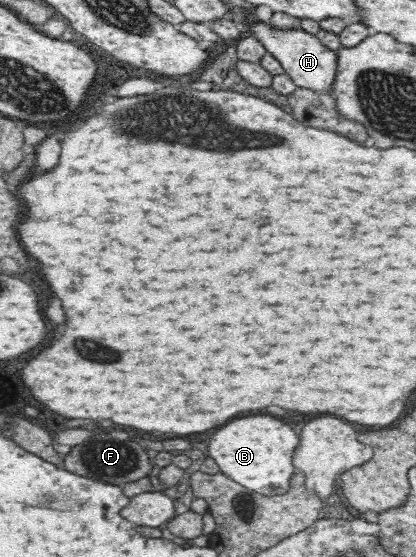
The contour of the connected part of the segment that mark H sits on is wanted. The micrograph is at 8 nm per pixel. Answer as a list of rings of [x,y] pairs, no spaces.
[[[250,19],[248,26],[250,30],[248,35],[257,37],[266,47],[267,52],[281,62],[285,73],[298,87],[309,88],[316,92],[318,90],[333,90],[339,67],[339,55],[334,49],[323,45],[316,35],[306,32],[302,28],[280,31],[280,29],[270,27],[268,23],[254,19]]]

